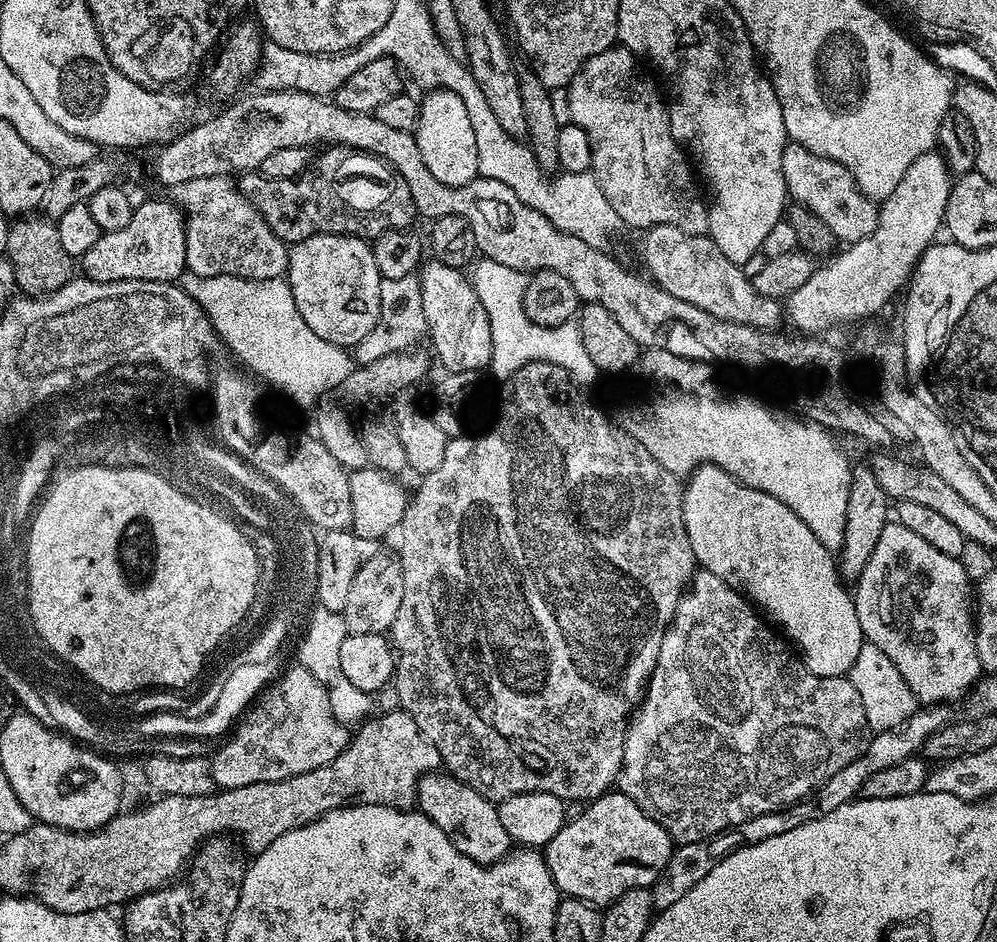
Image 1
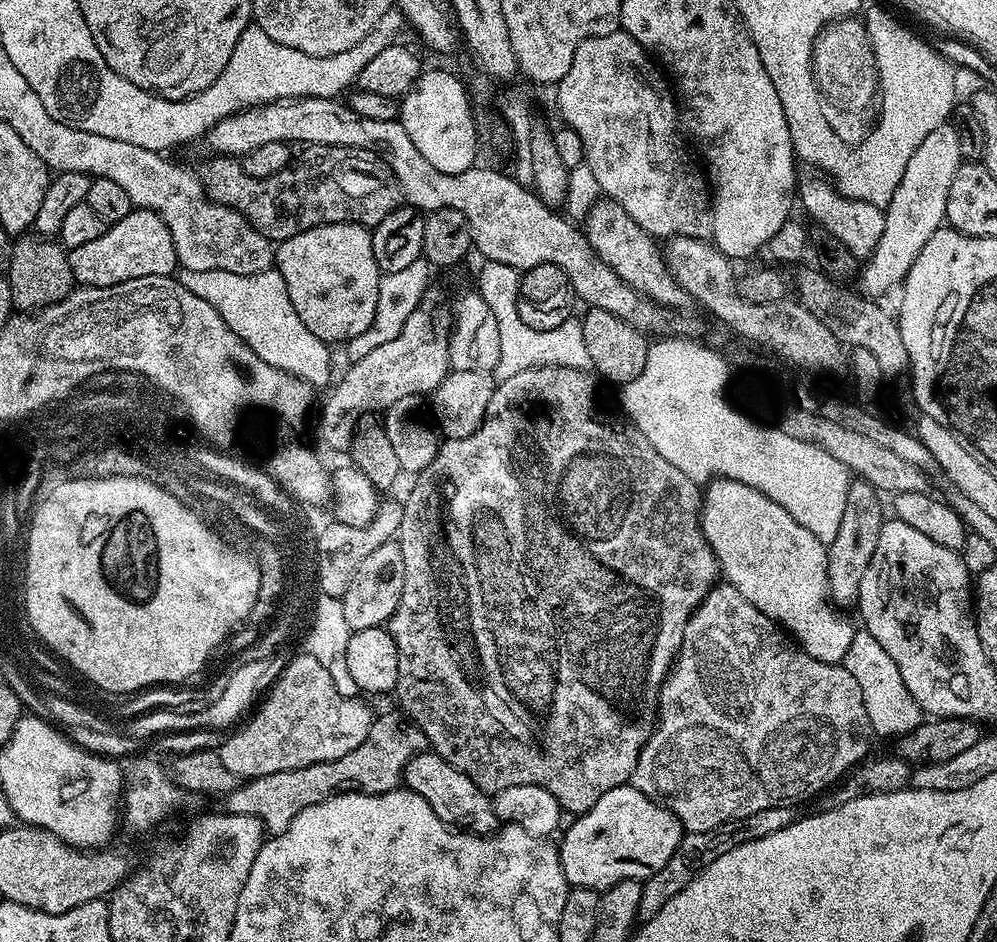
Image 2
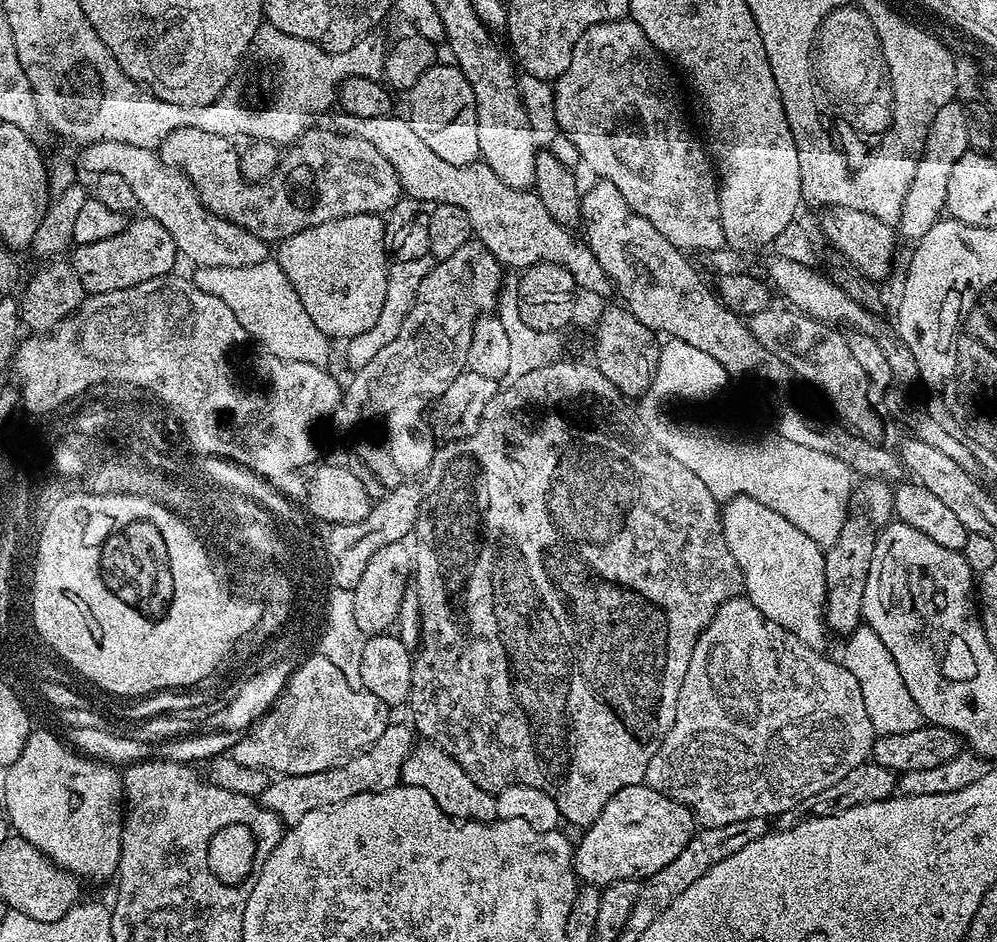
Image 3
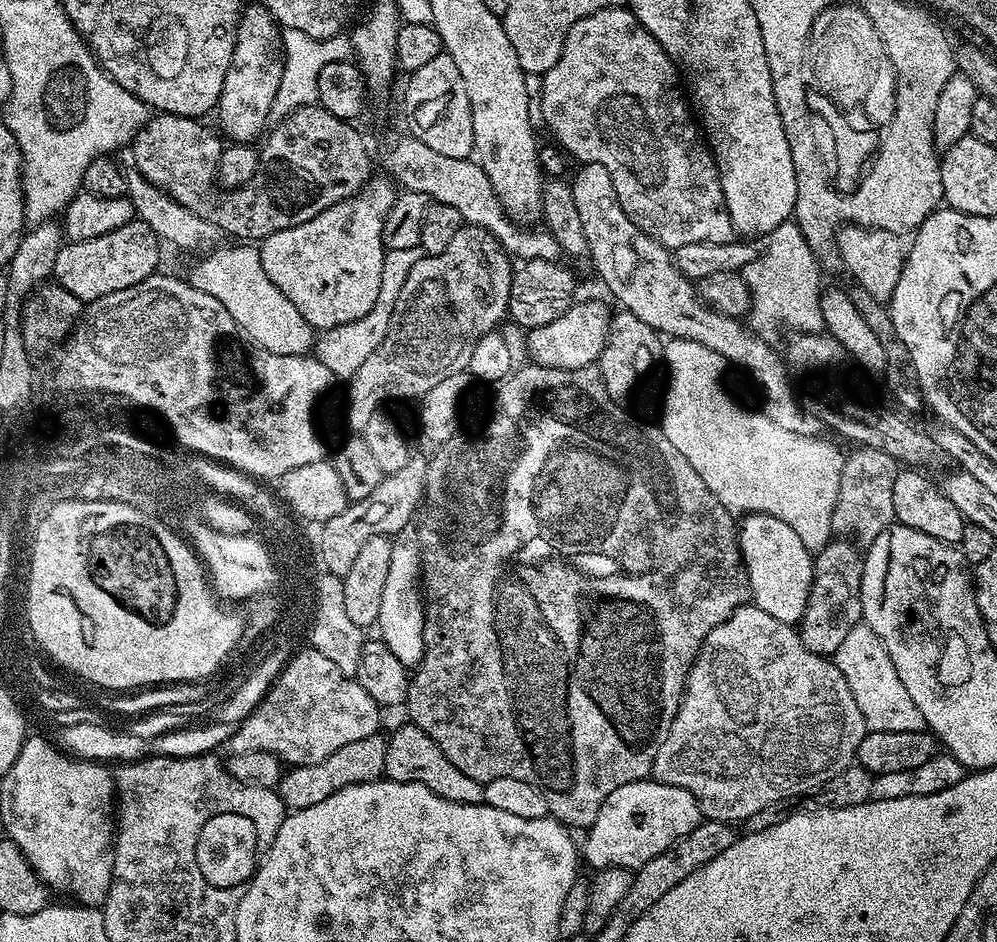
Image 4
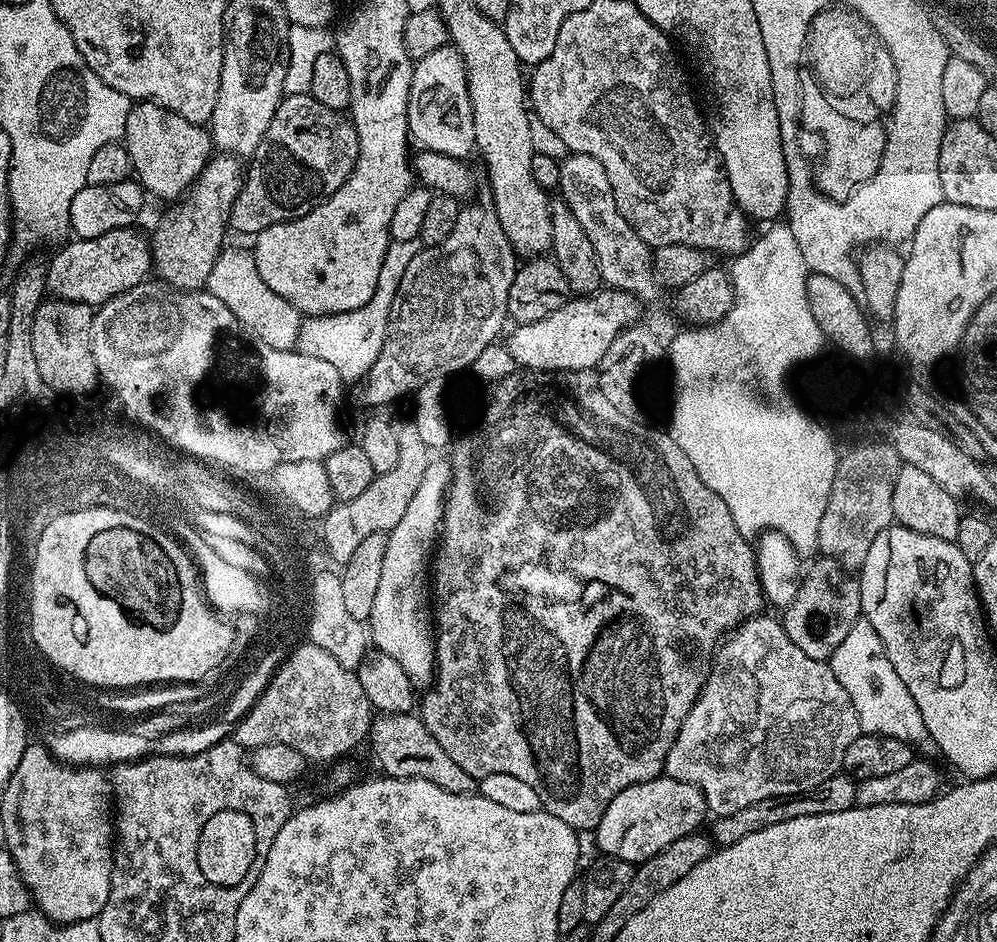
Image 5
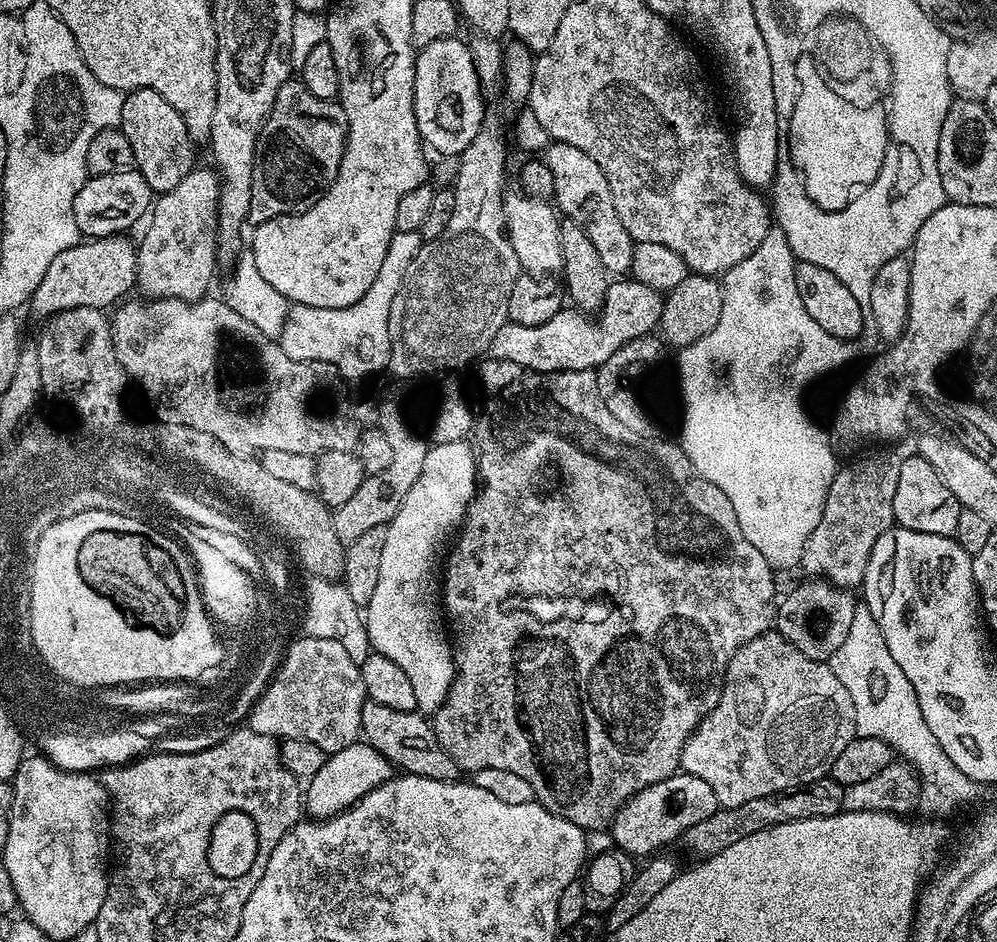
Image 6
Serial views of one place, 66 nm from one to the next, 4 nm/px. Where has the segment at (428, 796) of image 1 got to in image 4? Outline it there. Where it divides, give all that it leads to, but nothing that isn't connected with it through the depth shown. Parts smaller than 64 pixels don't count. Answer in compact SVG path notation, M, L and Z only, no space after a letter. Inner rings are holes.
M404 722L404 725L397 730L393 736L387 737L386 762L384 763L384 776L398 782L418 782L434 794L446 798L450 802L459 804L479 804L484 798L484 785L479 784L474 778L466 778L446 754L428 737L421 728L411 722Z

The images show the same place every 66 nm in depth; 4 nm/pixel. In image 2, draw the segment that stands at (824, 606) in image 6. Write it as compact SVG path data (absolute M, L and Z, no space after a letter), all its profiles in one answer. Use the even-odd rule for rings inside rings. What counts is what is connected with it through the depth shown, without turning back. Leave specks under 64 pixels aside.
M856 478L846 490L846 511L842 513L842 522L834 542L827 545L828 550L828 594L832 603L841 610L855 605L860 599L860 580L866 574L878 546L878 534L882 530L886 513L880 505L881 493L870 482Z

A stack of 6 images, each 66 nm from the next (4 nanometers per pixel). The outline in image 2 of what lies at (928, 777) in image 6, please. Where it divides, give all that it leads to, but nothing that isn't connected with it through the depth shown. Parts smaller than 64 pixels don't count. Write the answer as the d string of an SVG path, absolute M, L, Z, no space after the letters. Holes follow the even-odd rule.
M857 630L842 663L846 670L850 670L850 674L854 674L854 682L858 682L862 689L862 702L866 702L866 714L870 718L873 733L903 734L912 732L921 724L922 713L918 702L914 702L910 690L906 690L906 682L902 682L902 674L898 674L894 658L882 650L882 642L878 642L878 638L866 631Z

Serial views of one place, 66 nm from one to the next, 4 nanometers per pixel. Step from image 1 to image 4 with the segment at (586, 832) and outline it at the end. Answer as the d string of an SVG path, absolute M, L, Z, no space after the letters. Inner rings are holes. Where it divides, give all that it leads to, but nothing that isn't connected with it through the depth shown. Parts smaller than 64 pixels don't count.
M651 778L626 782L626 786L618 786L618 790L614 790L614 794L610 794L610 798L602 802L598 818L594 818L591 828L588 829L582 860L583 863L585 860L592 870L635 870L650 862L650 858L677 844L701 823L700 807L690 790L682 790L682 786L670 786Z

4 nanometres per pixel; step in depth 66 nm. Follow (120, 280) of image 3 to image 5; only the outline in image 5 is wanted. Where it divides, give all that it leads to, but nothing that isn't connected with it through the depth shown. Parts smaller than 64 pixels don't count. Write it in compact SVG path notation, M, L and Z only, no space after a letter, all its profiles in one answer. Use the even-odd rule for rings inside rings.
M135 227L119 228L110 230L110 234L98 234L98 238L69 239L61 247L65 248L47 261L48 292L58 300L99 306L145 283L153 271L152 245L147 235L136 231Z

